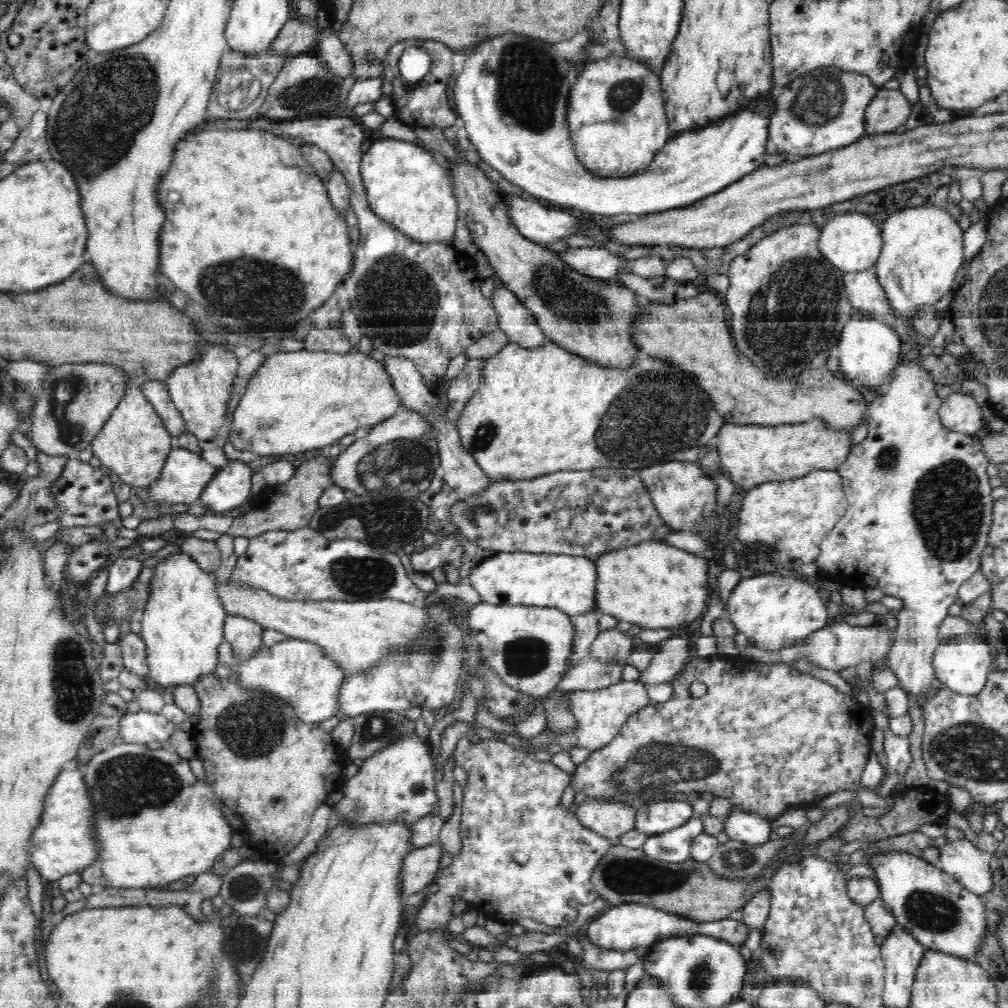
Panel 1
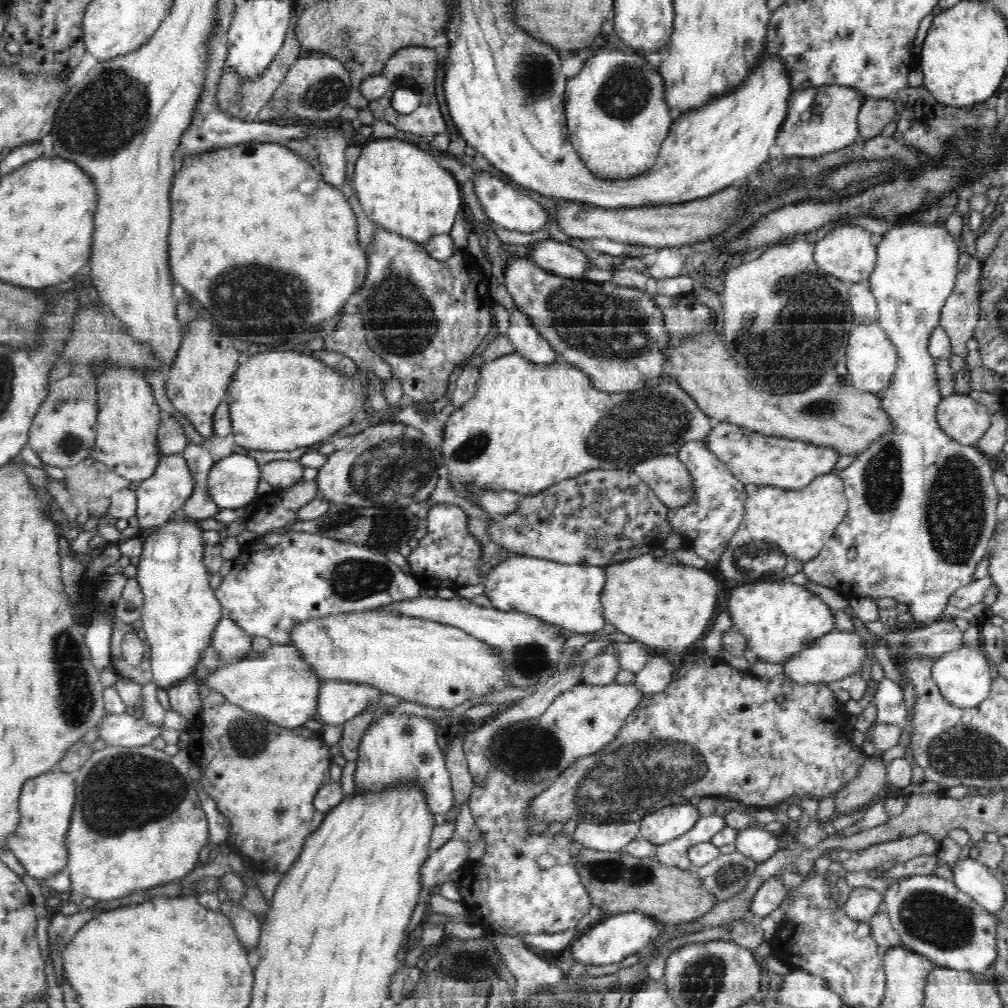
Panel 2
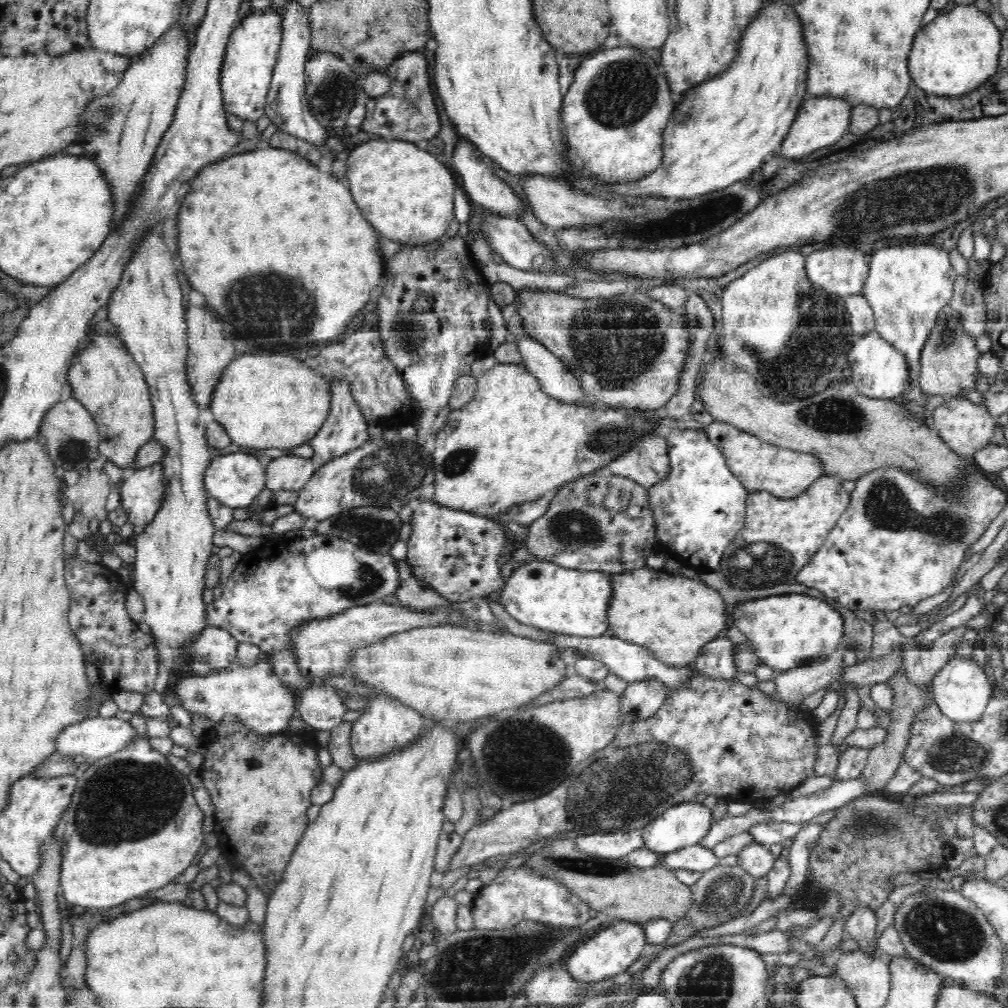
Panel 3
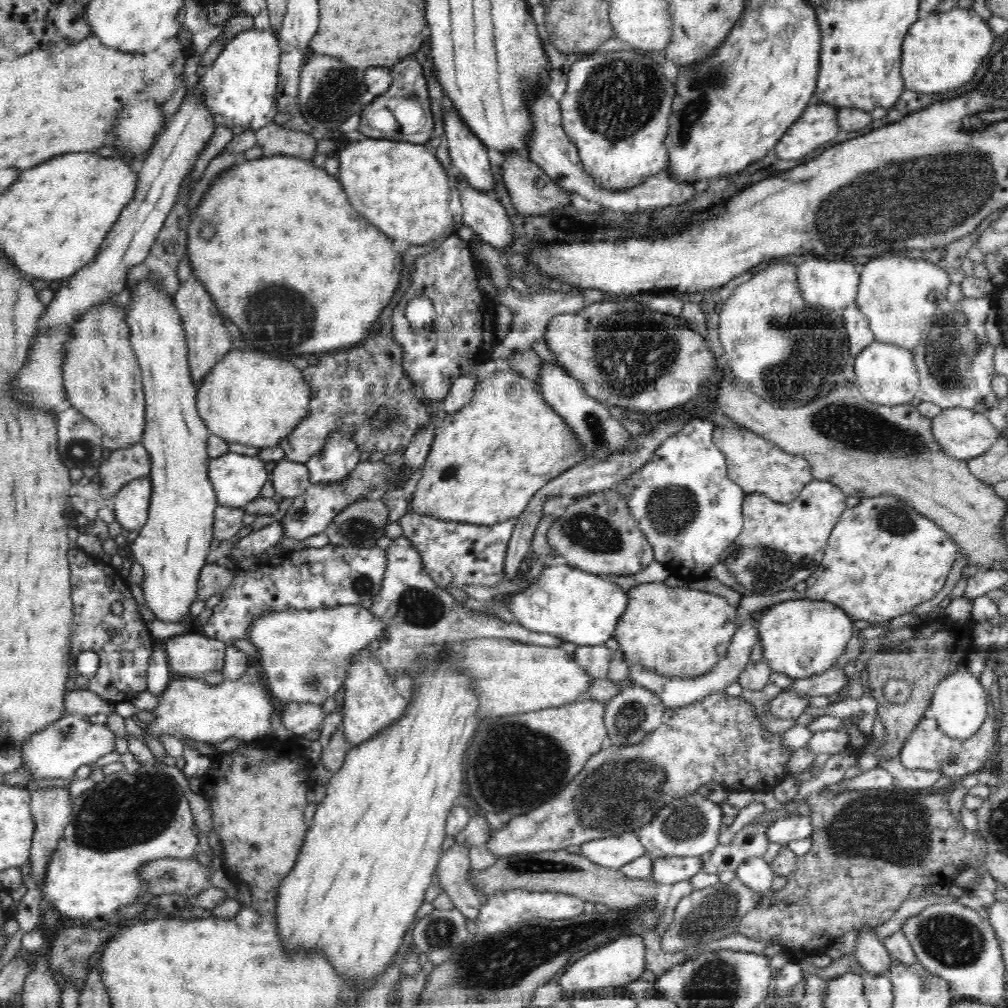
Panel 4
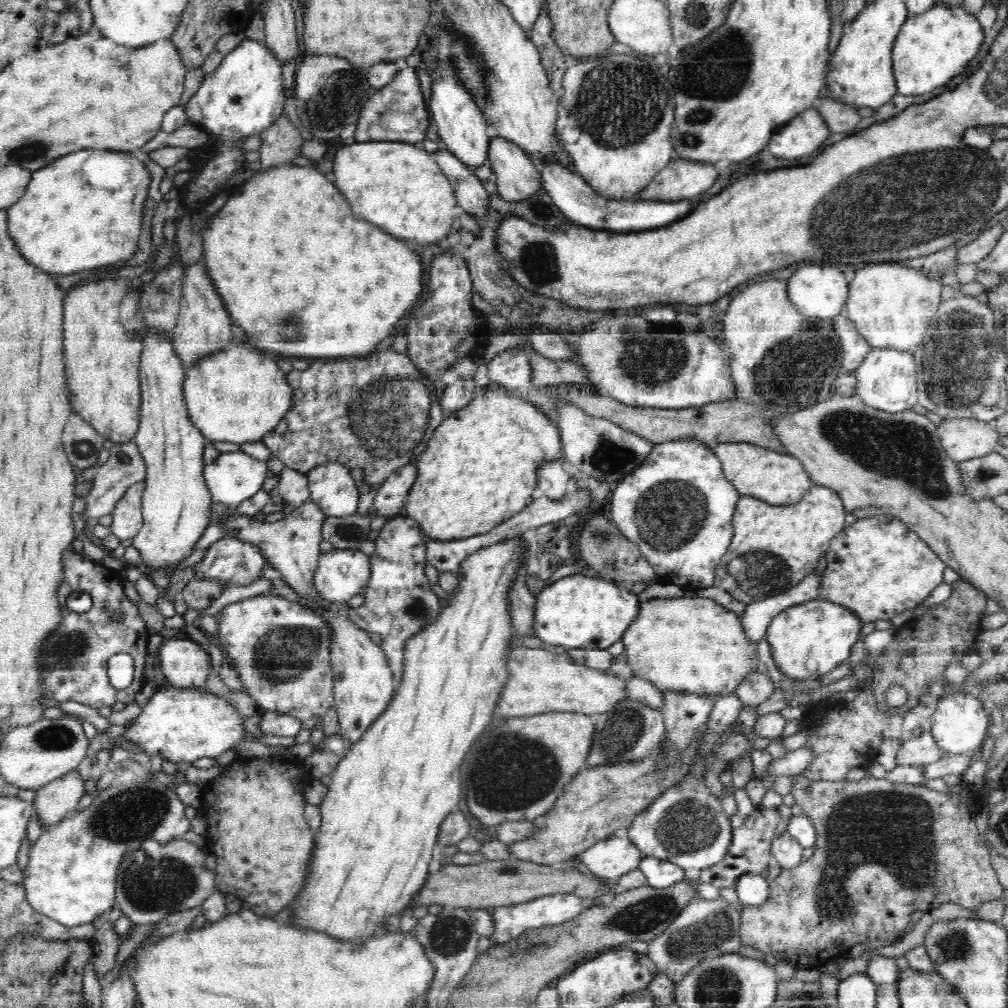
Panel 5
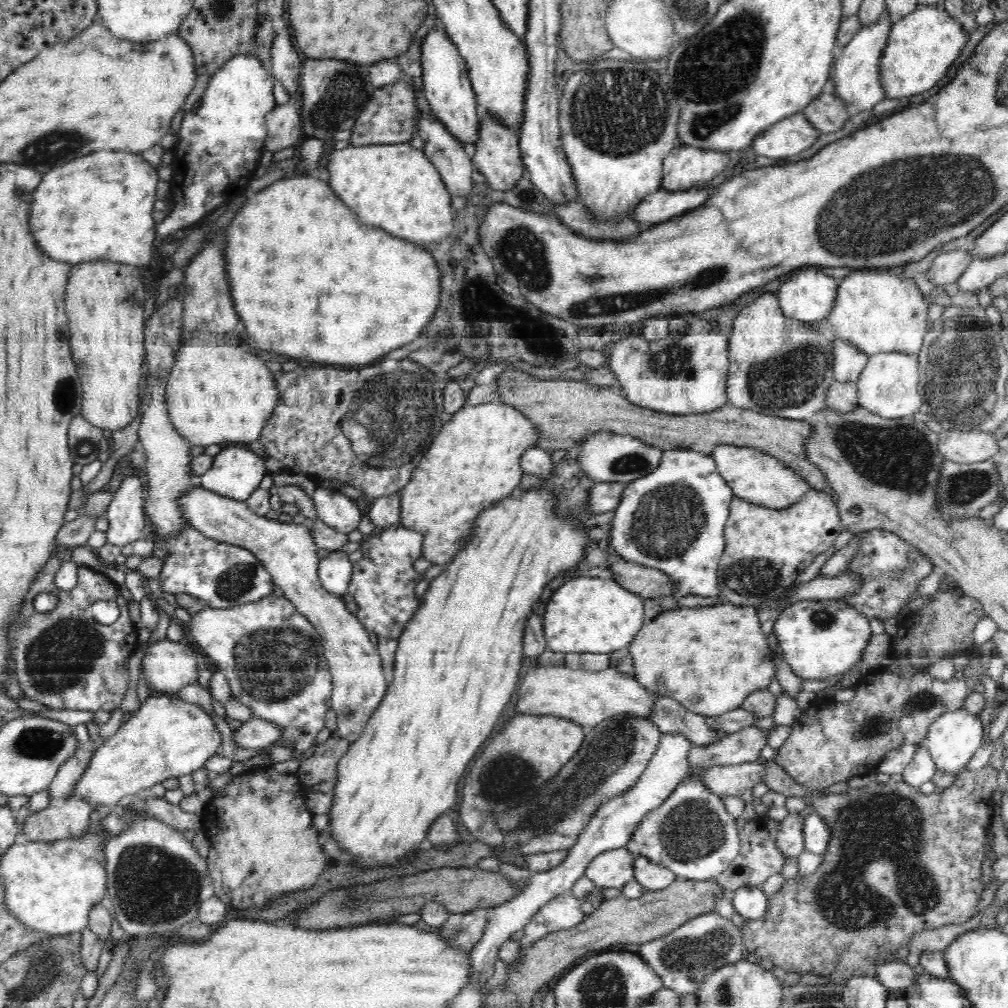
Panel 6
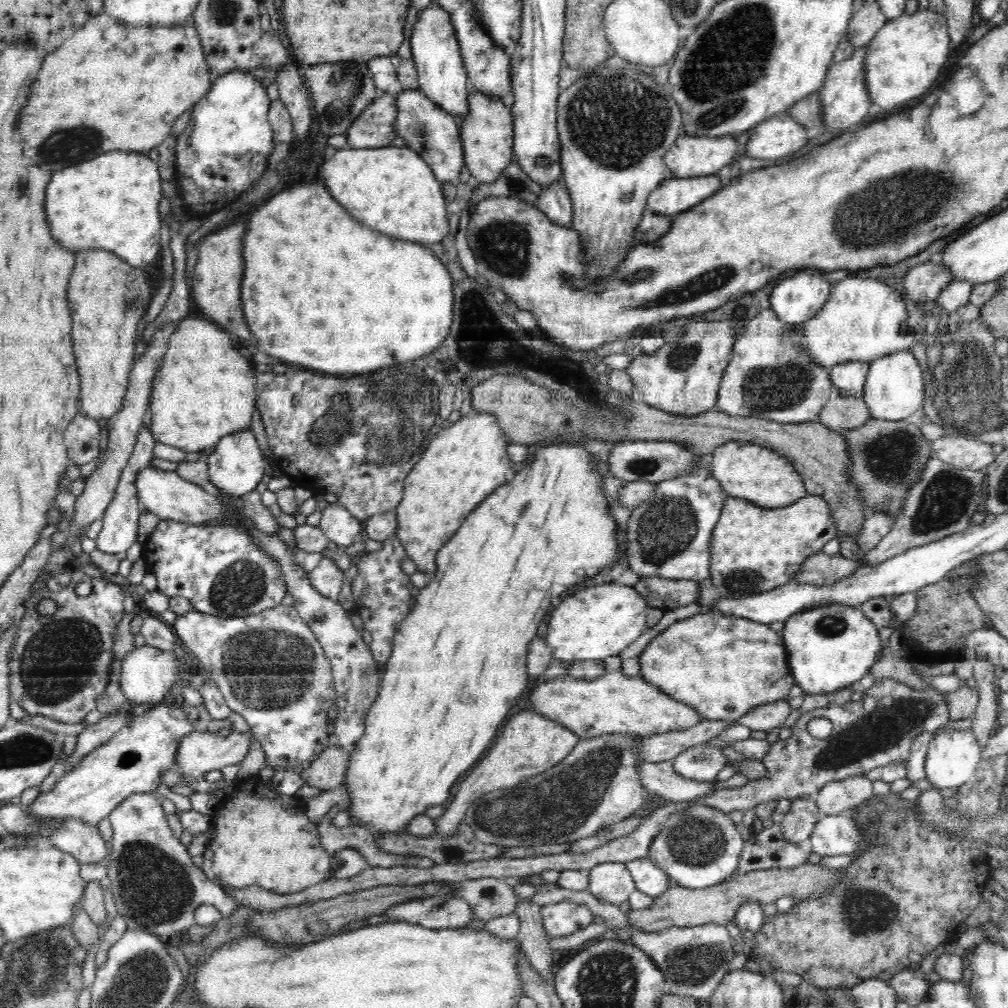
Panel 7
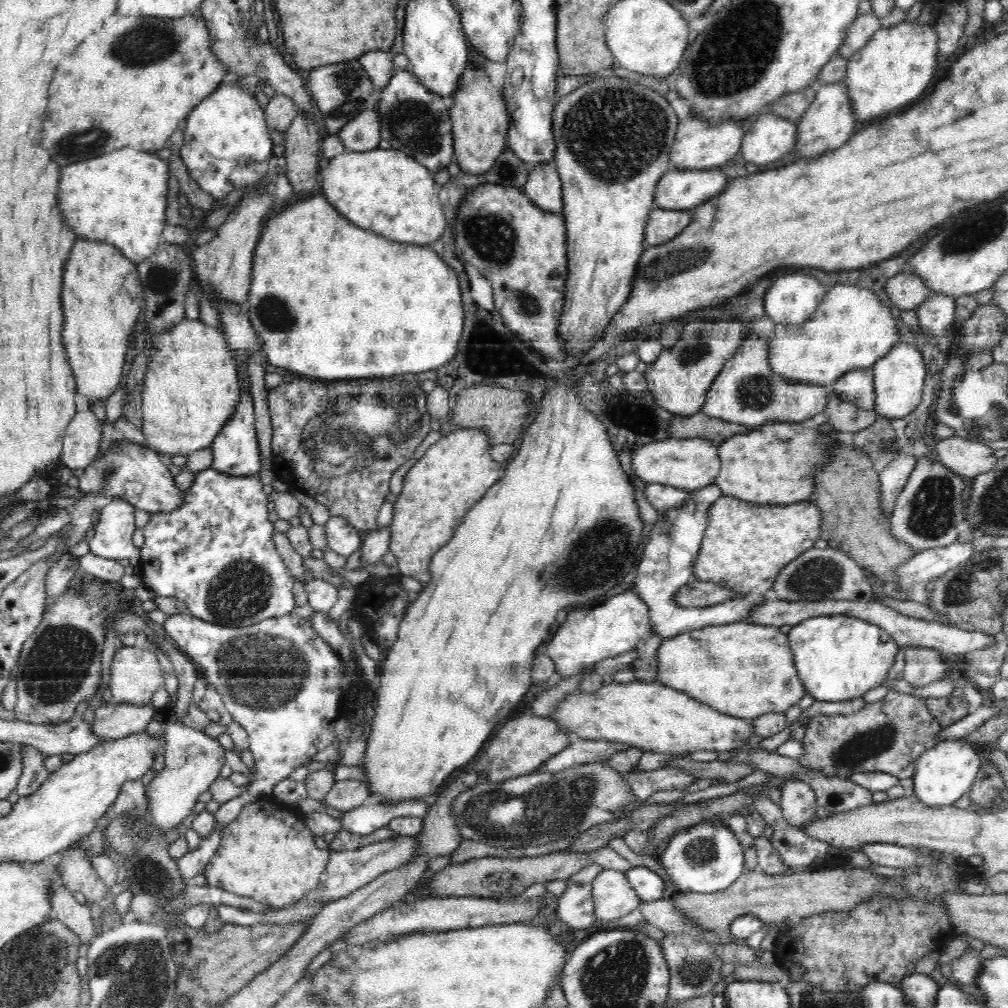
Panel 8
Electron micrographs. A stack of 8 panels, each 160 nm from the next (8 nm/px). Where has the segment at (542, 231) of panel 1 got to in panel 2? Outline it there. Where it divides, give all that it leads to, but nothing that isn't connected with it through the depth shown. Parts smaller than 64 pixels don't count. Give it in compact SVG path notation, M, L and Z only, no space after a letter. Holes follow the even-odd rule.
M475 168L471 171L471 176L474 184L474 191L482 205L483 210L487 214L489 220L495 223L500 228L508 230L517 230L518 232L536 232L544 228L548 222L548 214L544 211L544 207L540 206L531 196L520 190L516 190L514 186L508 185L506 182L492 176L491 173L481 171Z

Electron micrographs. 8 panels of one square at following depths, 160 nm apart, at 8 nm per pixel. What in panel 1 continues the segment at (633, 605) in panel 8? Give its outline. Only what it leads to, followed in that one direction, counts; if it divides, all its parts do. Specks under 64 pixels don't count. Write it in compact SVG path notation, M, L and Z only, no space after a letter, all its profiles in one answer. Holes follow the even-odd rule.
M500 552L498 556L486 558L471 571L471 586L476 588L481 602L496 606L523 604L558 608L571 618L597 607L596 563L589 557L570 556L567 553Z

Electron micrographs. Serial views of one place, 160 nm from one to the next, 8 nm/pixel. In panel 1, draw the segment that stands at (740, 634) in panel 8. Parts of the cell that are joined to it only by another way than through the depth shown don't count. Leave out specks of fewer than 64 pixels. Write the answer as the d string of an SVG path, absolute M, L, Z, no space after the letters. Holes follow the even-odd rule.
M640 541L636 545L624 546L601 553L594 558L596 563L597 608L601 613L631 623L643 630L676 629L673 635L687 634L700 623L704 604L709 602L708 586L711 565L704 556L696 556L686 549L676 548L663 541Z

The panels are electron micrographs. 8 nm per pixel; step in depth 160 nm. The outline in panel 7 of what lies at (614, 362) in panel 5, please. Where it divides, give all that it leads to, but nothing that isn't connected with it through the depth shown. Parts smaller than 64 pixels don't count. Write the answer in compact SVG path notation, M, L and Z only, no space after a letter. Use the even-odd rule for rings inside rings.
M708 332L702 336L700 354L688 352L688 336L680 342L664 343L656 353L631 353L633 357L625 368L635 391L646 405L672 415L689 417L715 409L724 371L732 358L735 336L722 332Z

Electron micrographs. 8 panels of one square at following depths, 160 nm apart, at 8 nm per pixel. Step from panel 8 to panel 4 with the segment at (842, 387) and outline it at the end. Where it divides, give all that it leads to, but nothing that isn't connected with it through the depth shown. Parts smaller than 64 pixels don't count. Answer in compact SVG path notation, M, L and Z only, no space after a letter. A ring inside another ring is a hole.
M856 304L842 310L841 320L844 321L845 331L849 342L849 362L856 358L861 349L868 348L875 340L870 330L867 316L864 316Z

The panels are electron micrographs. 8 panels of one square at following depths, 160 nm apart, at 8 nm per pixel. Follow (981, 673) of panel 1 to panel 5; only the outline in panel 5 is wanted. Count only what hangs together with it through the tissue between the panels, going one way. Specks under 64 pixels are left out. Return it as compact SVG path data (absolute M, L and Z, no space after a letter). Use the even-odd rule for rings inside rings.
M956 692L941 698L936 704L930 731L940 749L948 753L965 754L978 751L983 746L990 723L991 717L987 704L982 703L974 694Z

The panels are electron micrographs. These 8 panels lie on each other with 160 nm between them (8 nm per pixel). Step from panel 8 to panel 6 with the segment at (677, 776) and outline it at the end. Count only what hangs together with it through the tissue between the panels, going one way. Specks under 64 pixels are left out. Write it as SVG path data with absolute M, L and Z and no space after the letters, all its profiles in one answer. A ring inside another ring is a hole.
M748 726L741 731L725 735L715 744L692 746L688 754L690 769L704 765L707 769L716 766L740 765L754 762L761 757L762 749L768 745L767 738L772 732Z

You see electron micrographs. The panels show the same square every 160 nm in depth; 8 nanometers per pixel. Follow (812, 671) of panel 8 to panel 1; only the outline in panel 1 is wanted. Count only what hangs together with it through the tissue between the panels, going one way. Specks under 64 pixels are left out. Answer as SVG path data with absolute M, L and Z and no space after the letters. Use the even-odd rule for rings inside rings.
M764 573L740 579L740 582L729 593L726 602L725 616L730 620L737 632L742 632L750 639L754 647L778 651L802 644L808 636L830 624L825 602L818 594L815 583L801 581L788 573Z

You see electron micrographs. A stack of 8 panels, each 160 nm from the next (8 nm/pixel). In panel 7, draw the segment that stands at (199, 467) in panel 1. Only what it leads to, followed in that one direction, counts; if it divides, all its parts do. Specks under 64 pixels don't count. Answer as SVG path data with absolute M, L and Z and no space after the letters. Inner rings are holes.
M140 425L137 432L132 456L127 461L127 465L121 472L112 502L107 506L102 519L103 525L101 531L96 536L95 541L97 549L106 554L126 553L126 551L136 542L138 538L138 516L140 508L138 507L139 497L136 487L136 478L140 471L143 470L153 458L153 448L157 440L154 438L152 431L146 425Z

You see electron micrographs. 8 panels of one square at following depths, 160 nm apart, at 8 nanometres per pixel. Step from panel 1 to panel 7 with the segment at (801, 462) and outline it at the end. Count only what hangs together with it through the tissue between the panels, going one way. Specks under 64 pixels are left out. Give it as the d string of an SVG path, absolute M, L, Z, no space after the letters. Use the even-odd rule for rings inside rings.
M728 441L717 446L708 458L714 478L730 497L744 498L754 505L773 509L788 506L806 496L800 474L792 468L792 464L788 464L788 460L784 460L784 456L770 448Z

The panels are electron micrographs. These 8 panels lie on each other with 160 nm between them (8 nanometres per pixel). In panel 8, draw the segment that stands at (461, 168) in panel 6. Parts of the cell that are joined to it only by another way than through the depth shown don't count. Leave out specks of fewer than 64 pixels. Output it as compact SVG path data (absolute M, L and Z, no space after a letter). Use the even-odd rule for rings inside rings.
M399 70L394 71L388 84L378 91L376 107L380 112L384 130L384 140L390 143L391 149L408 154L412 159L422 164L432 174L448 168L455 162L455 145L453 142L453 124L449 110L452 106L452 97L437 95L420 84L420 79L413 72Z

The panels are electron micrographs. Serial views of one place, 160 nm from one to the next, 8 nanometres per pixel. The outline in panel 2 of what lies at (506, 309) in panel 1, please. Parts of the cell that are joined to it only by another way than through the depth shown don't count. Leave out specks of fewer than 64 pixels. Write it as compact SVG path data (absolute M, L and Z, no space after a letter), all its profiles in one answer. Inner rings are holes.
M518 308L510 312L507 335L515 352L536 364L549 364L557 356L551 344L531 324L531 317Z

